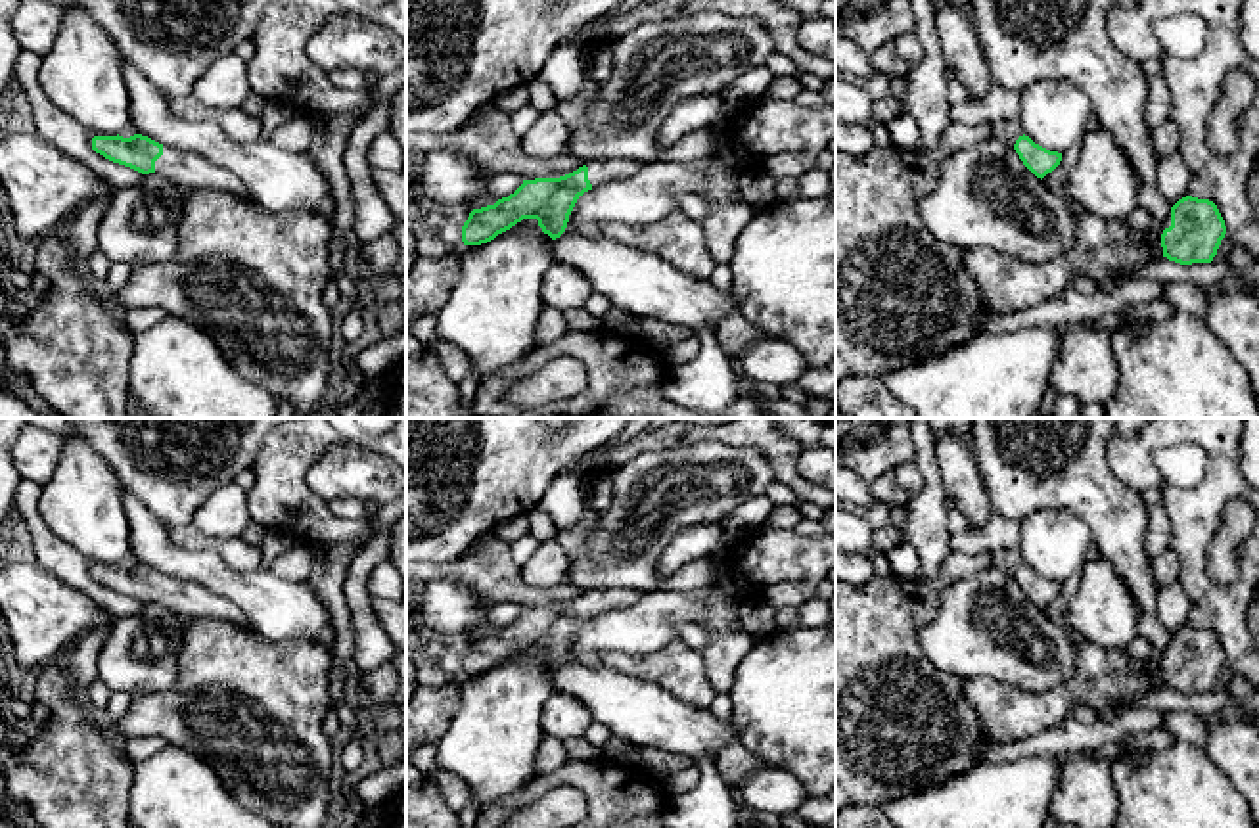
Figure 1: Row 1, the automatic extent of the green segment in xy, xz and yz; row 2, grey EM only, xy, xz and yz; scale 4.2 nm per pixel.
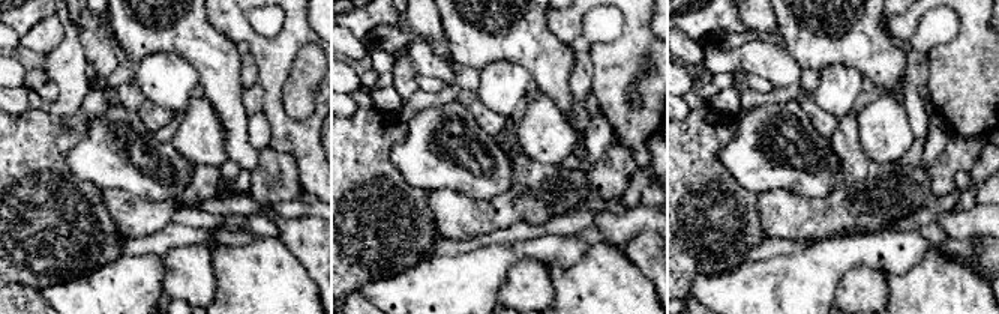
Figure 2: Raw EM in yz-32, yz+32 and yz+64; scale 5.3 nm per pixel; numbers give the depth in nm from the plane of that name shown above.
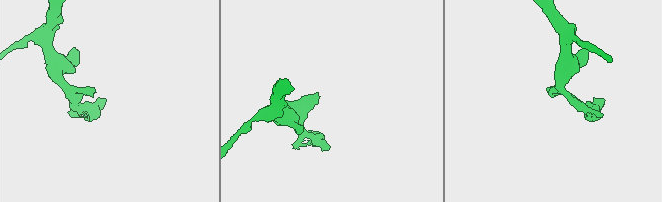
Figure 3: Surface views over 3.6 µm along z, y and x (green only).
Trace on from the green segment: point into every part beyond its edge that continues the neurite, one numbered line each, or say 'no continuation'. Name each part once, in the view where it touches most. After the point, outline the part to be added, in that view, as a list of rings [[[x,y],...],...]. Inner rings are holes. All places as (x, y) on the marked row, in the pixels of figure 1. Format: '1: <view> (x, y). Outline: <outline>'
1: xy (183, 167). Outline: [[[163,144],[163,155],[155,161],[155,174],[161,174],[174,184],[182,184],[190,190],[224,190],[255,203],[251,192],[236,174],[232,174],[224,167],[205,161],[195,153],[180,151],[167,144]]]

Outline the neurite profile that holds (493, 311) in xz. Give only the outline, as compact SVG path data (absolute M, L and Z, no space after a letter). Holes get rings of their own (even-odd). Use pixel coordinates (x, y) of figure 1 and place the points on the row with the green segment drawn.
M523 218L487 243L460 249L458 282L437 328L471 358L479 381L538 347L540 286L556 263L552 243L537 218Z

